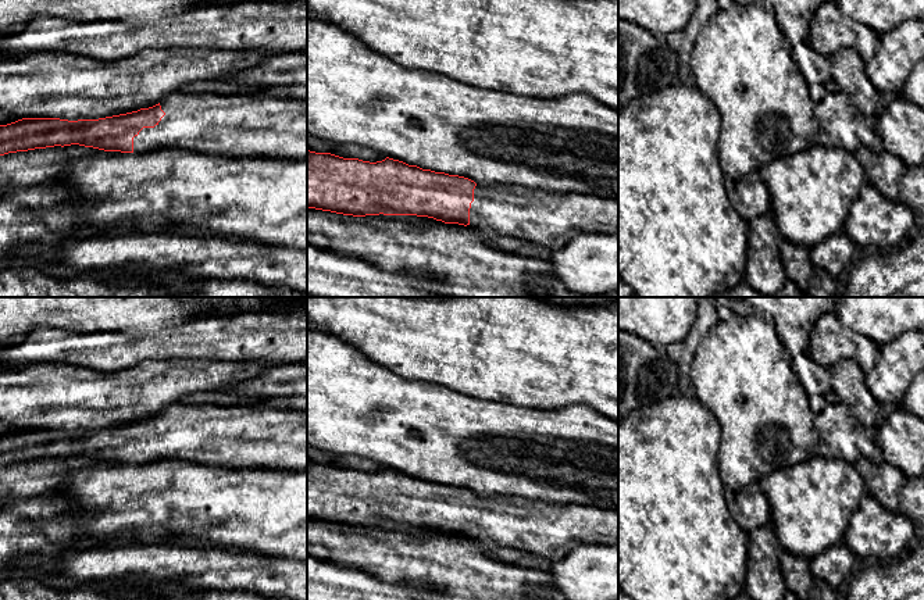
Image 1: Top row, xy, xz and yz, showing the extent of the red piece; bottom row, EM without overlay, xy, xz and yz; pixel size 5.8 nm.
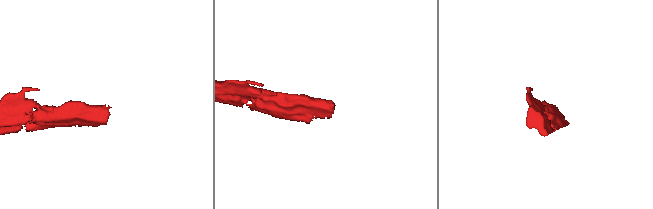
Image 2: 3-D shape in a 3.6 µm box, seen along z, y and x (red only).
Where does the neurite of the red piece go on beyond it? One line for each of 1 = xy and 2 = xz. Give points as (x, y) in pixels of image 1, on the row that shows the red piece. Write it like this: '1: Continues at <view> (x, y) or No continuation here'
1: Continues at xy (238, 125)
2: Continues at xz (549, 220)

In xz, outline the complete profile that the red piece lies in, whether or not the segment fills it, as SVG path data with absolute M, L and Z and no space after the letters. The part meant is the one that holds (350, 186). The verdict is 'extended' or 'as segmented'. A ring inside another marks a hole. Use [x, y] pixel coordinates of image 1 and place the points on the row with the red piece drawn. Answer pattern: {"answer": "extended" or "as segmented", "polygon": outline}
{"answer": "extended", "polygon": "M307 150L307 208L343 215L417 215L475 229L484 238L509 236L549 251L579 235L618 235L618 200L593 194L559 194L511 183L482 186L474 181L422 169L386 157L370 162Z"}

